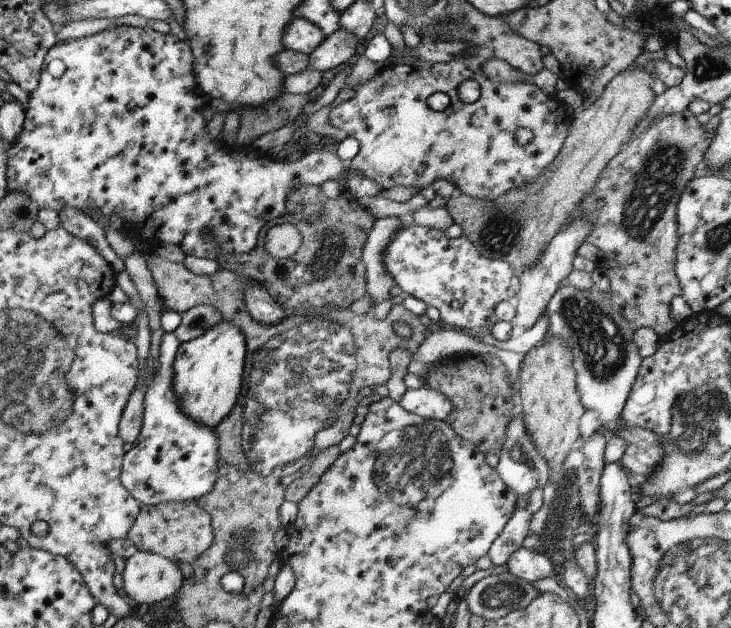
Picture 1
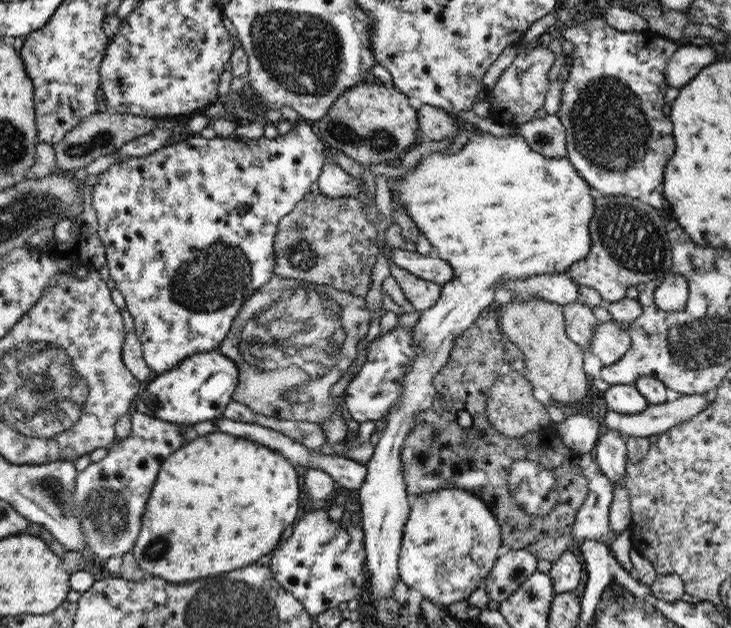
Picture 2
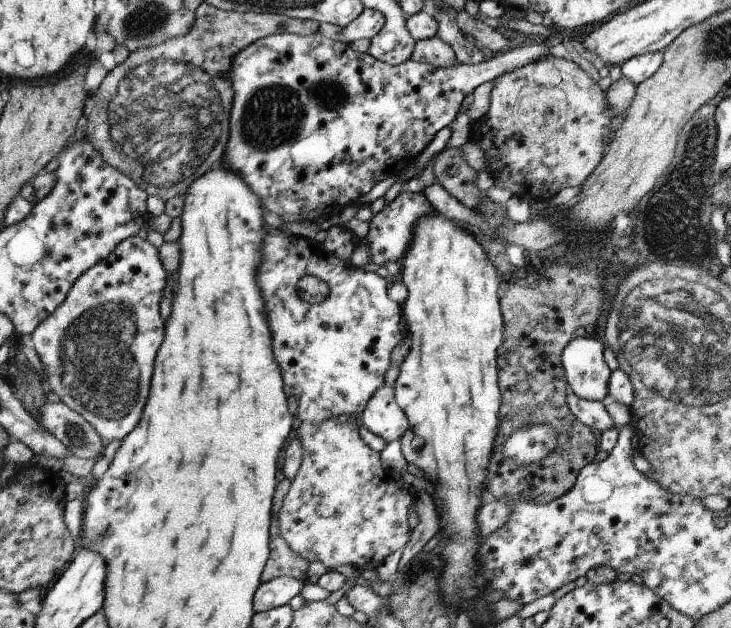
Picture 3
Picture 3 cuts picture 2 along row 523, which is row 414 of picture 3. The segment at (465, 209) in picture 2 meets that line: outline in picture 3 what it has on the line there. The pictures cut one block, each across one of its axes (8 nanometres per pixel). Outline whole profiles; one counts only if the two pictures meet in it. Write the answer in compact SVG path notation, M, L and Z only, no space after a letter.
M384 384L370 398L366 409L360 414L359 425L390 443L407 434L409 421L398 406L392 387Z

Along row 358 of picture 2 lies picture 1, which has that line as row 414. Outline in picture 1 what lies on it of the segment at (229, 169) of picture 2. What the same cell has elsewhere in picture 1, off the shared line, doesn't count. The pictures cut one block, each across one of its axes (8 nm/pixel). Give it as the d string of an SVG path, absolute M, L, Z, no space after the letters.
M164 333L160 345L160 369L153 372L144 399L143 425L138 444L125 456L125 466L122 469L121 479L126 490L138 499L142 505L154 506L160 503L184 502L197 500L206 494L217 479L218 441L215 431L207 426L194 422L188 418L178 406L175 392L173 391L174 369L173 364L179 346L182 343L172 333Z

